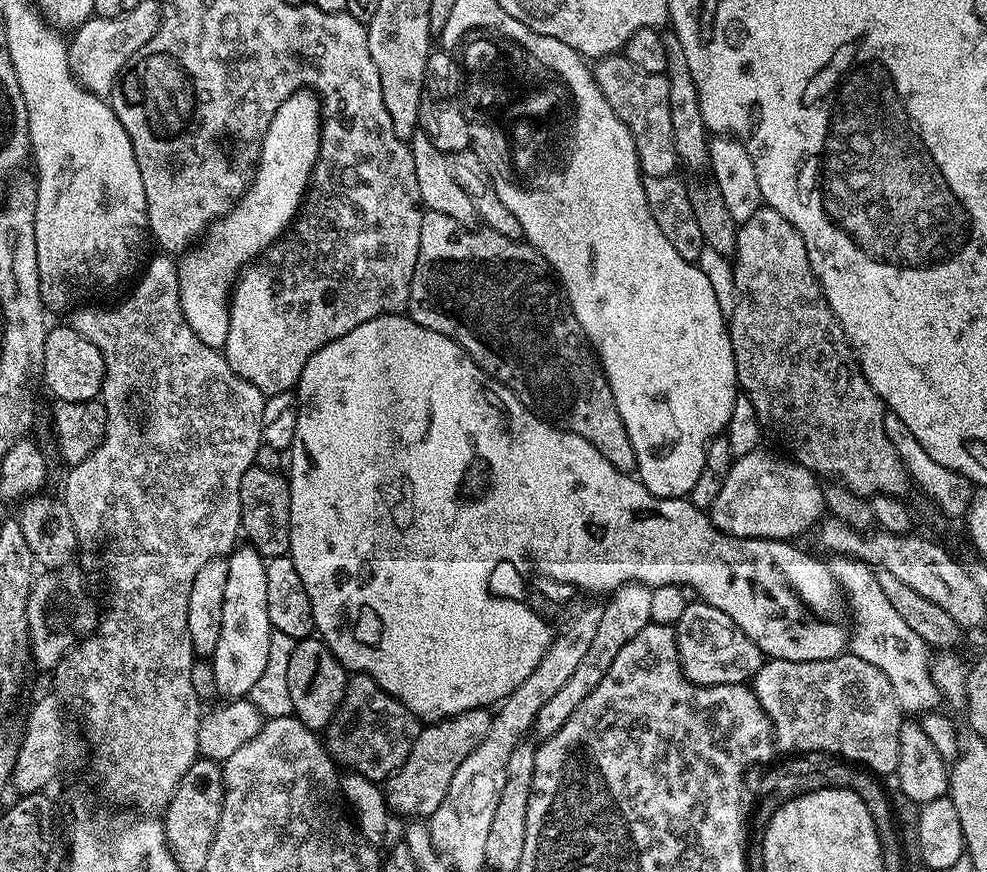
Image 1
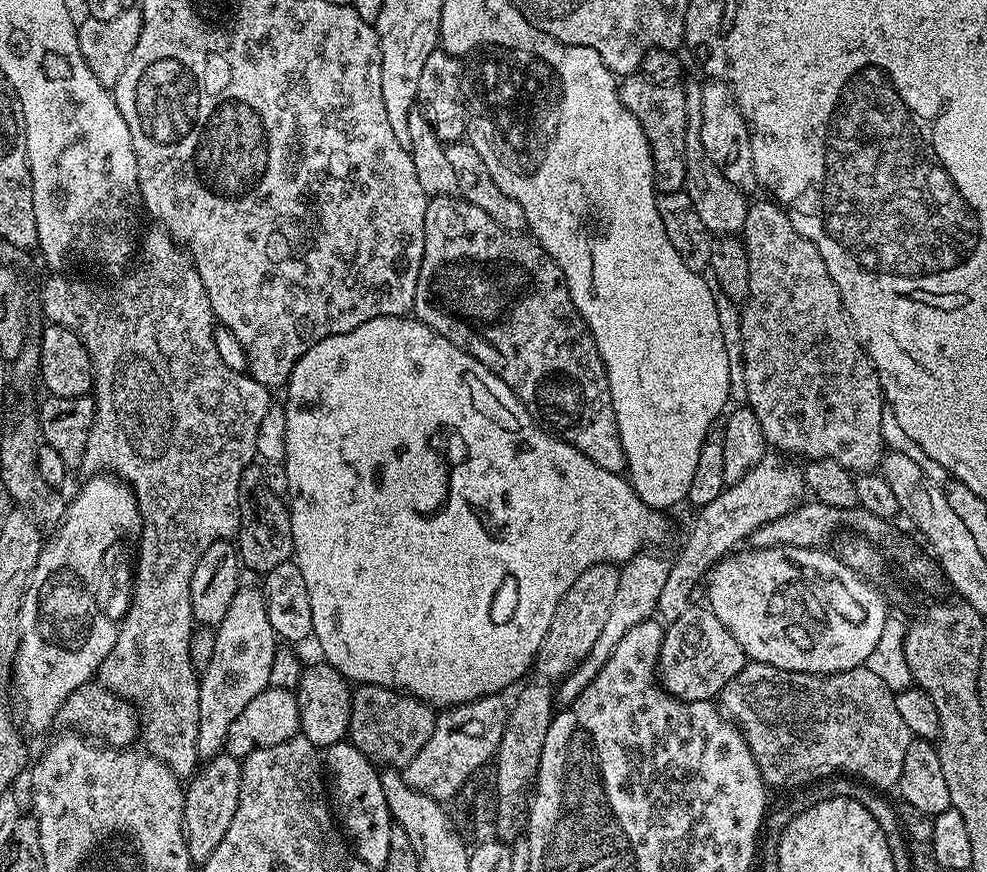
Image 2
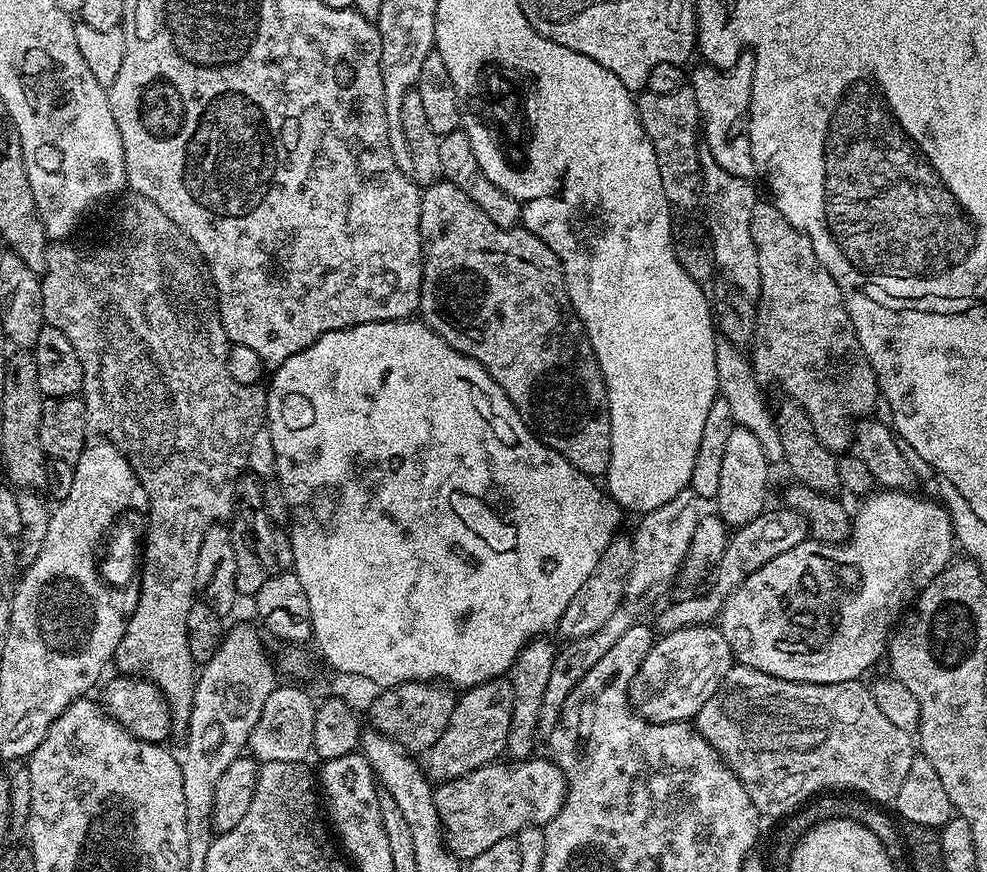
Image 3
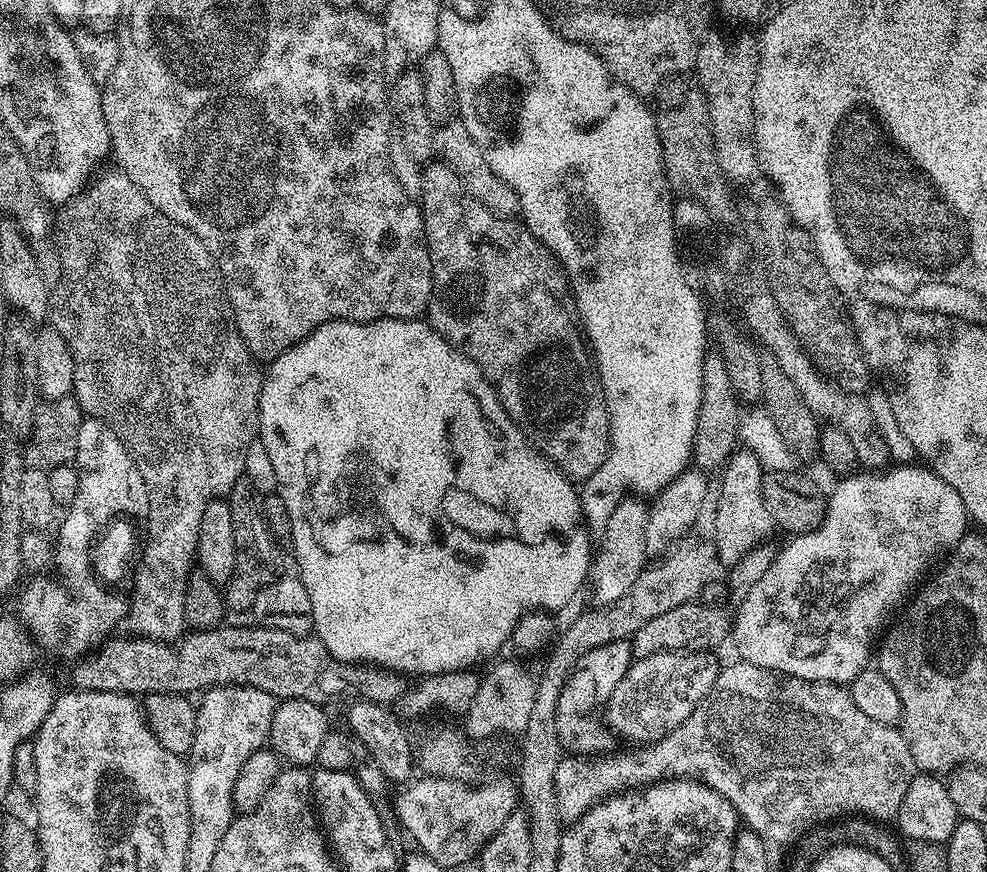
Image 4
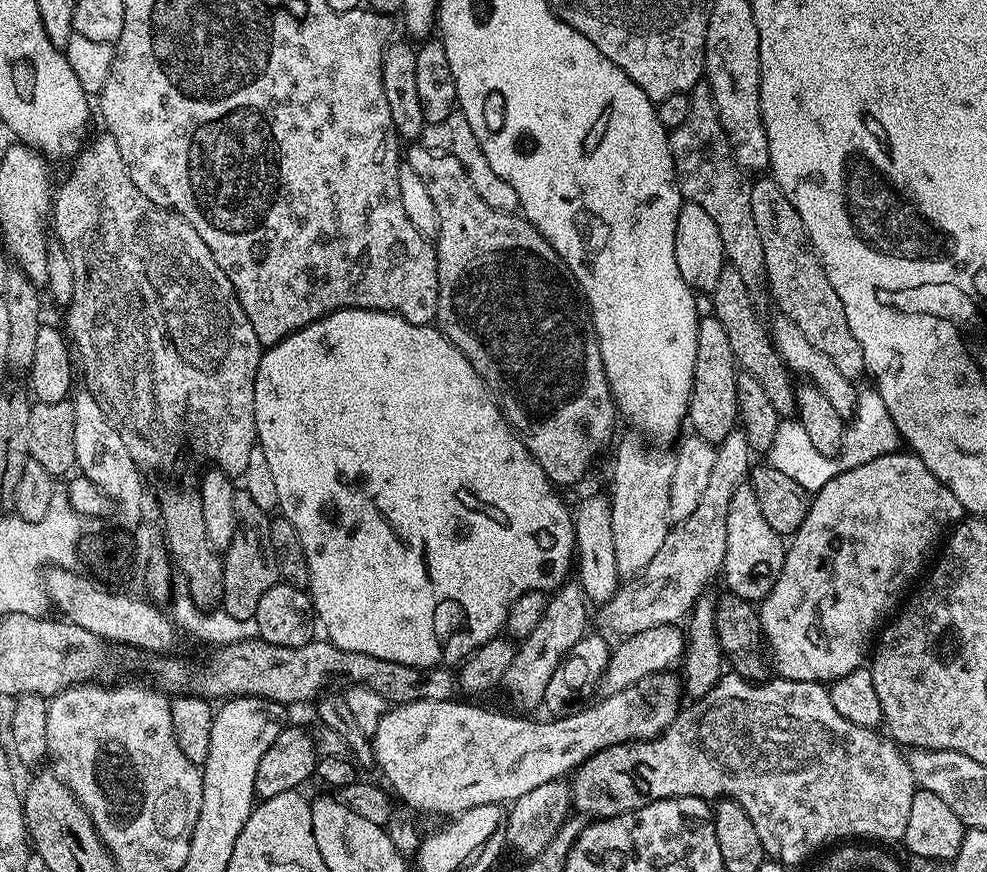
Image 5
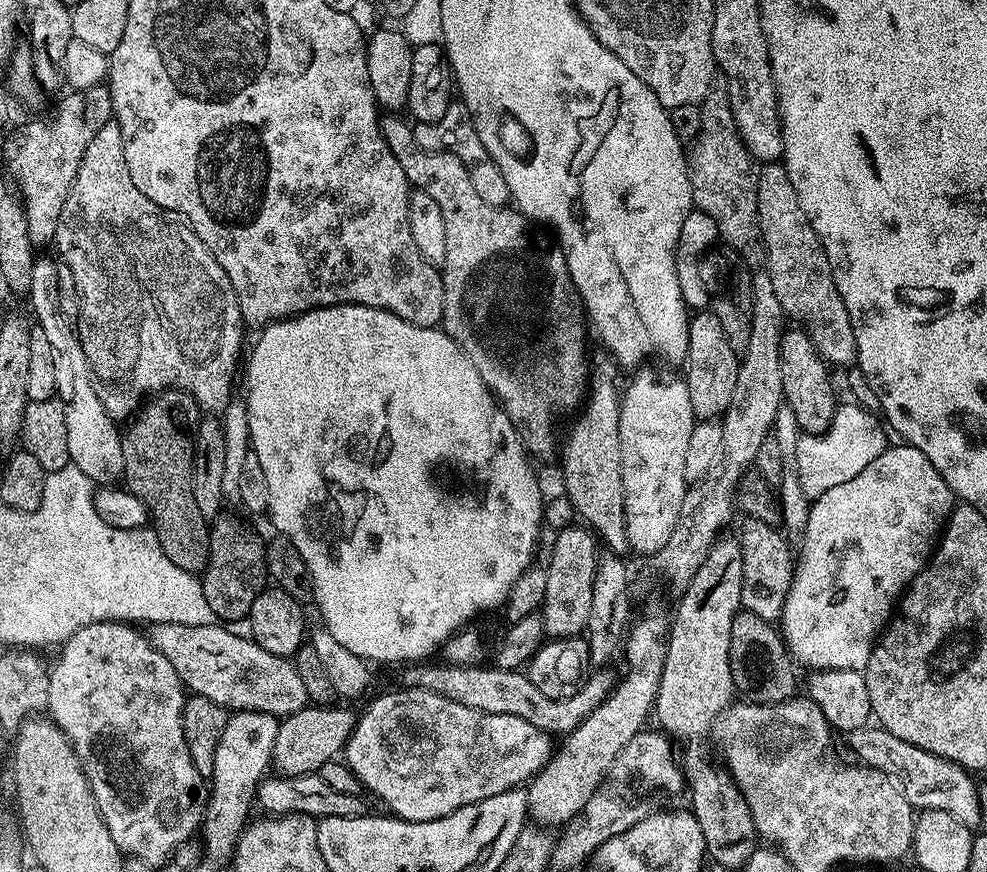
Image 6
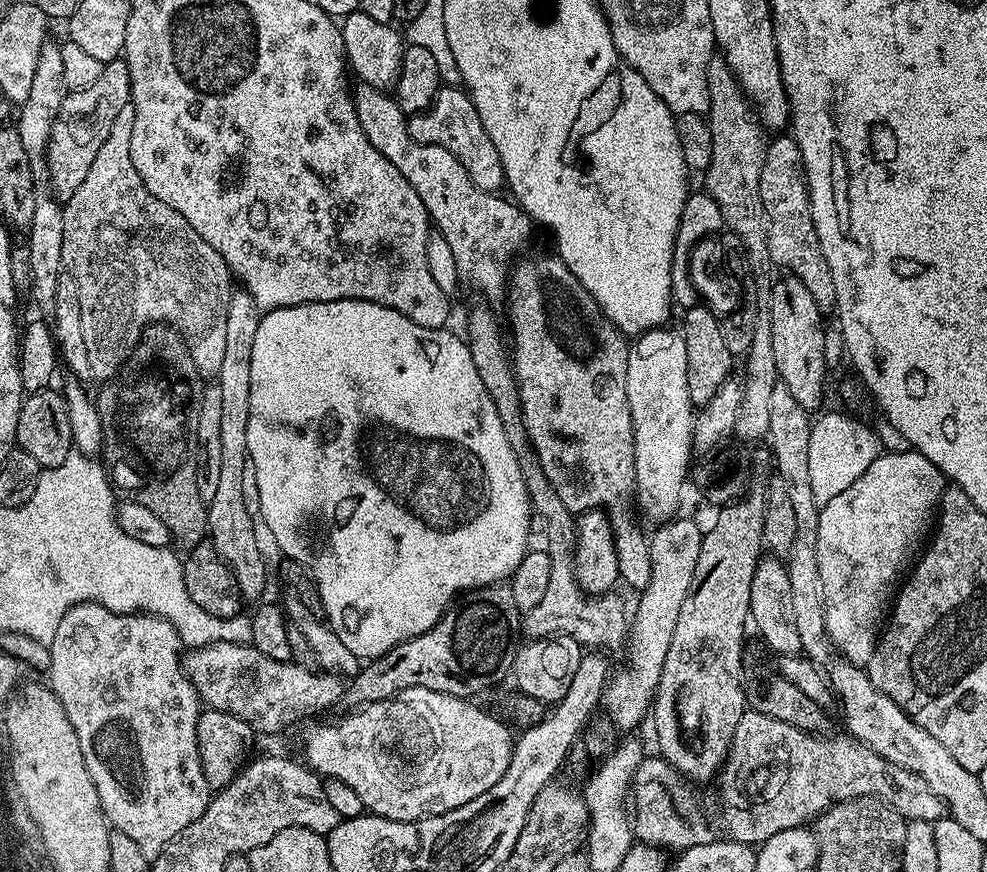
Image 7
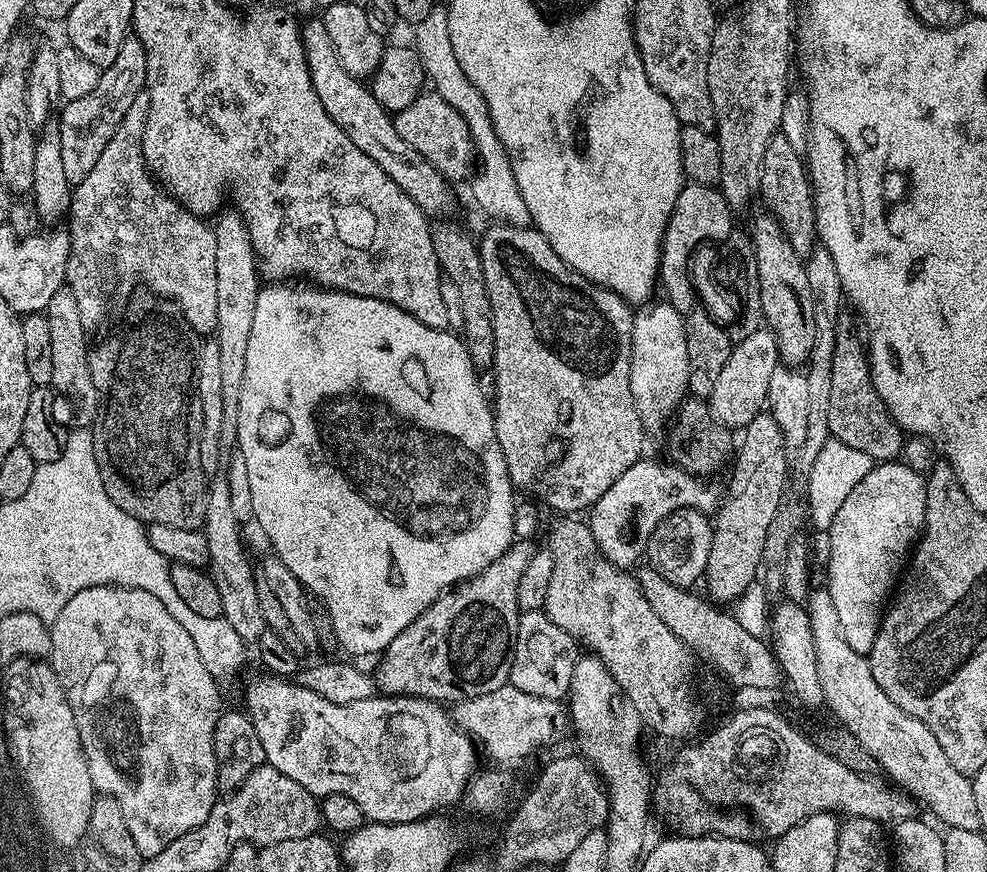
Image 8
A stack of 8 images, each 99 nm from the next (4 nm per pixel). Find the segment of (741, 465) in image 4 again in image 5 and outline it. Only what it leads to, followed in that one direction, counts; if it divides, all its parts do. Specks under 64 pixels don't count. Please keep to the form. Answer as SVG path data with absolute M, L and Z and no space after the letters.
M751 483L740 484L738 490L734 490L734 498L730 498L730 514L726 520L726 558L722 580L728 583L727 591L751 602L764 600L770 590L774 590L774 582L778 582L782 574L785 551L785 537L779 536L770 522L766 522L758 506L758 498L754 498Z

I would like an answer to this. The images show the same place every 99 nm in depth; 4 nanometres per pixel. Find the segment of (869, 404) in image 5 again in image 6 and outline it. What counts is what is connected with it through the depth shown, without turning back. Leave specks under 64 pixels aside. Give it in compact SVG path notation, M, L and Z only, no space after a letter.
M841 403L822 435L802 434L796 440L794 475L800 479L802 490L809 501L817 500L826 494L826 490L838 486L838 482L850 482L850 478L862 474L862 470L866 470L866 466L870 466L870 462L874 462L874 458L878 458L878 454L889 447L890 440L884 437L885 425L881 417L873 412L867 412L860 404Z

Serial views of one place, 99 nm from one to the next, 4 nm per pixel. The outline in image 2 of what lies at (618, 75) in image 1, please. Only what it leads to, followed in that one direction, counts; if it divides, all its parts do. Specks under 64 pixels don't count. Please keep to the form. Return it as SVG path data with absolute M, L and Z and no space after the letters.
M643 74L625 76L619 81L620 101L642 126L654 161L657 193L678 192L686 178L686 94L679 83L656 84Z

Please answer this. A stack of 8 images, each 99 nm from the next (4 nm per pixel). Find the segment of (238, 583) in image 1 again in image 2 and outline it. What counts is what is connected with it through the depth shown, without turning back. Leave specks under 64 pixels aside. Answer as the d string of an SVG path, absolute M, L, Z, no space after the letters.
M241 586L226 610L219 628L215 629L214 658L199 677L198 754L201 761L212 760L225 751L227 731L255 695L270 686L270 666L278 651L278 637L266 614L264 593L259 587Z

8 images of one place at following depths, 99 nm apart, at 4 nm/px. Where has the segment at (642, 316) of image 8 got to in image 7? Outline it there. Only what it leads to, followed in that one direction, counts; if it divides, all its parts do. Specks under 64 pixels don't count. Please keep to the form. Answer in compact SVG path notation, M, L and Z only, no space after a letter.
M661 326L652 328L648 332L635 337L628 349L628 361L626 362L626 398L630 406L630 422L634 426L634 466L636 467L636 483L634 500L640 508L655 522L667 522L677 515L680 508L680 495L684 492L684 479L688 476L688 459L694 456L692 451L692 422L694 419L694 405L690 402L690 390L686 386L686 342L684 333L679 327Z

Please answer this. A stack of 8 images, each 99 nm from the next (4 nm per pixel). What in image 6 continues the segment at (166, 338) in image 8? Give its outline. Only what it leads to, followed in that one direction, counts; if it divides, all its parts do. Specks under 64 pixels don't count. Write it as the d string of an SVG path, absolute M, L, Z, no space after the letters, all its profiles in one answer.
M165 390L153 400L156 401L148 409L145 407L127 425L128 432L126 428L123 433L122 478L128 482L127 491L136 495L148 508L151 523L156 523L154 535L164 547L166 558L182 570L200 574L208 567L208 547L212 544L208 537L209 521L205 520L202 510L198 510L192 489L193 432L202 419L202 409L189 392L179 390Z

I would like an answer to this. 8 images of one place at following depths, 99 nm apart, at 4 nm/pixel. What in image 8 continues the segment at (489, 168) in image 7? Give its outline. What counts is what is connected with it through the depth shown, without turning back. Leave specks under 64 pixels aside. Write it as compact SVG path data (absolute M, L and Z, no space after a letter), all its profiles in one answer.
M435 90L421 92L406 110L395 113L394 119L399 137L410 142L410 146L414 146L414 150L425 156L449 181L467 181L473 175L476 147L472 145L472 135L462 114L458 114L442 94Z

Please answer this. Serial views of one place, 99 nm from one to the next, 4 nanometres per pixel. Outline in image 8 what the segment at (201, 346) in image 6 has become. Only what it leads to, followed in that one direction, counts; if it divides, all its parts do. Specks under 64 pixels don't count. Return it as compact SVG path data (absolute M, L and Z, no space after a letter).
M141 94L138 98L134 98L134 102L130 102L130 110L126 110L122 122L118 122L118 130L114 130L110 142L106 142L106 150L102 150L102 155L98 158L98 162L94 162L94 170L90 170L90 174L86 174L86 178L82 178L82 182L75 185L70 203L70 215L67 217L67 220L69 220L66 223L66 229L69 234L69 262L66 287L71 290L74 294L74 299L78 301L78 314L80 315L82 326L86 330L93 330L92 328L98 327L107 318L108 312L104 309L108 304L107 288L112 292L124 292L127 288L133 287L132 289L135 289L137 286L143 285L145 289L155 292L157 296L165 296L167 300L174 301L182 310L186 322L190 322L190 326L196 333L212 334L215 333L216 323L218 322L218 274L216 274L214 263L216 239L212 233L212 228L209 225L204 225L207 223L201 217L195 216L189 208L183 208L179 200L171 192L161 187L156 177L149 172L142 154L142 134L147 121L148 97Z

